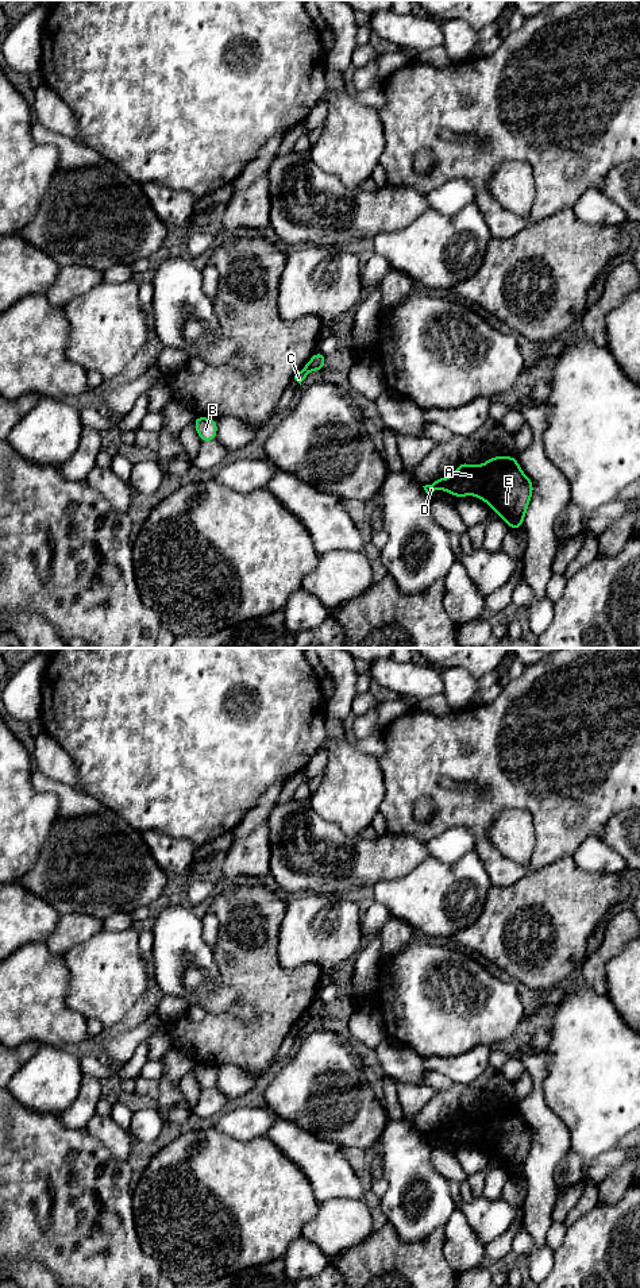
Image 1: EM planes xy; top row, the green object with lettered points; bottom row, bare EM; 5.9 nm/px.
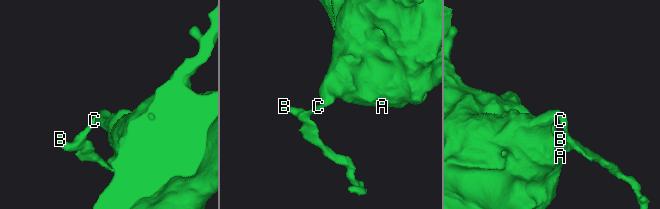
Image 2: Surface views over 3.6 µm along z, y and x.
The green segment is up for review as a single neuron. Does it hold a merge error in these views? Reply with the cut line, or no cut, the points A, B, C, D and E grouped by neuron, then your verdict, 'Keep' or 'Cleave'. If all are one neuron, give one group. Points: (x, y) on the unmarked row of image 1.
Split along xy (307, 1011), (311, 1018). Groups: A D E / B C. Cleave

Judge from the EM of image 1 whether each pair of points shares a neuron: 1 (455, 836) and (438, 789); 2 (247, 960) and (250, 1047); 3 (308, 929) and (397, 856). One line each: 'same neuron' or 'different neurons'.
1: different neurons
2: same neuron
3: different neurons

